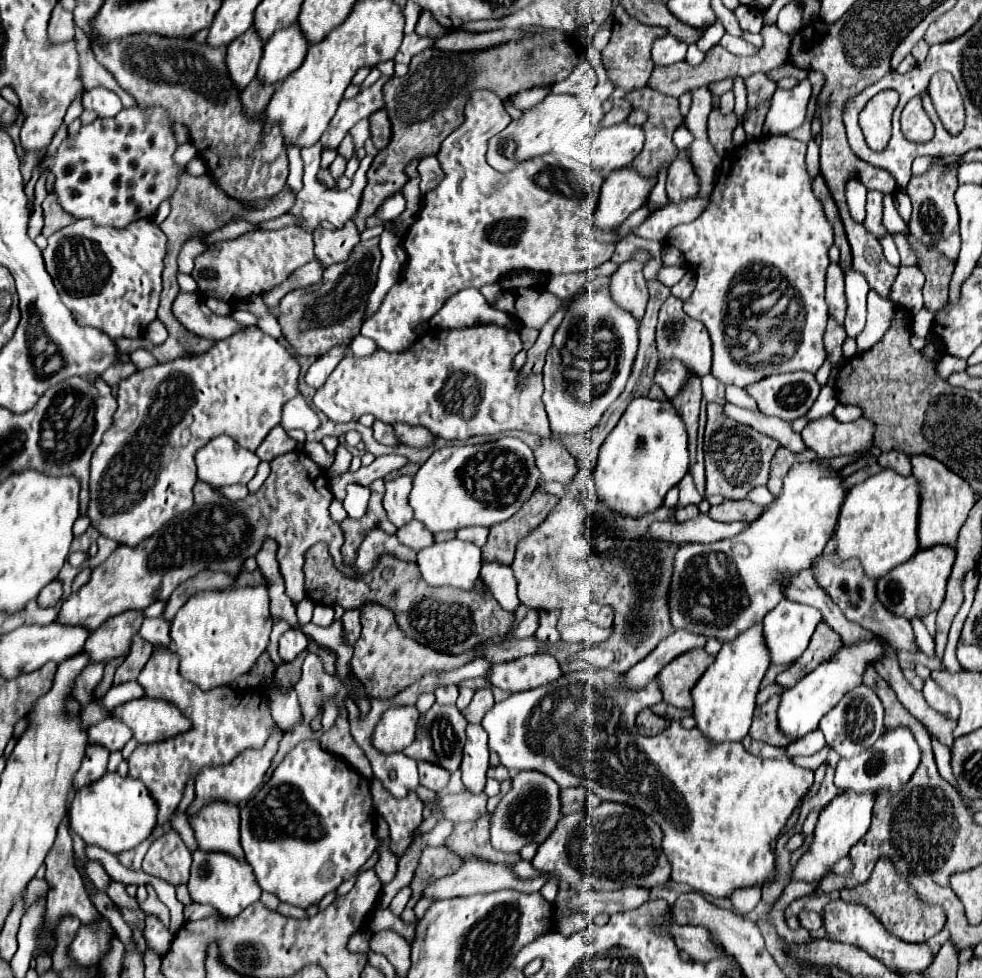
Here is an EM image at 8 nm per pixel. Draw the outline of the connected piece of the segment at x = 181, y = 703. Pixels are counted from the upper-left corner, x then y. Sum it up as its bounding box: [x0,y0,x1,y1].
[127,651,277,827]

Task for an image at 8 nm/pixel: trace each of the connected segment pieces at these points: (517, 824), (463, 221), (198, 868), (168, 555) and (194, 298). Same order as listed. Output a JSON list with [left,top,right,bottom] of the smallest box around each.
[[491,771,561,853],[361,91,617,351],[187,849,261,919],[57,451,355,631],[173,293,243,339]]

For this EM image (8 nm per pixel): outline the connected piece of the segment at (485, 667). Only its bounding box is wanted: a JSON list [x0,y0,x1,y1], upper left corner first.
[443,659,493,685]

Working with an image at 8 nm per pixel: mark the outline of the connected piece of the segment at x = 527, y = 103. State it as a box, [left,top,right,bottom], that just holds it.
[507,87,549,111]

